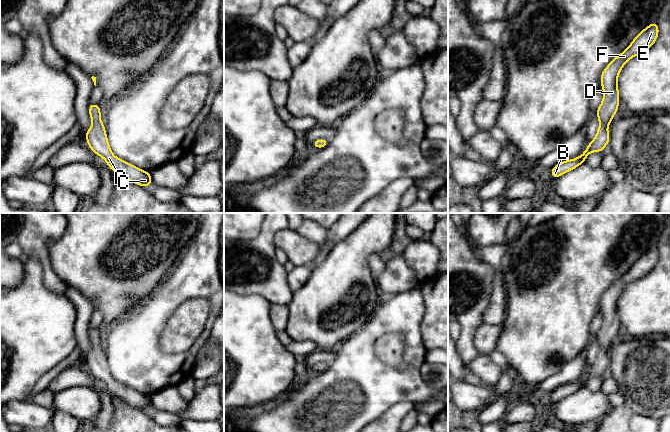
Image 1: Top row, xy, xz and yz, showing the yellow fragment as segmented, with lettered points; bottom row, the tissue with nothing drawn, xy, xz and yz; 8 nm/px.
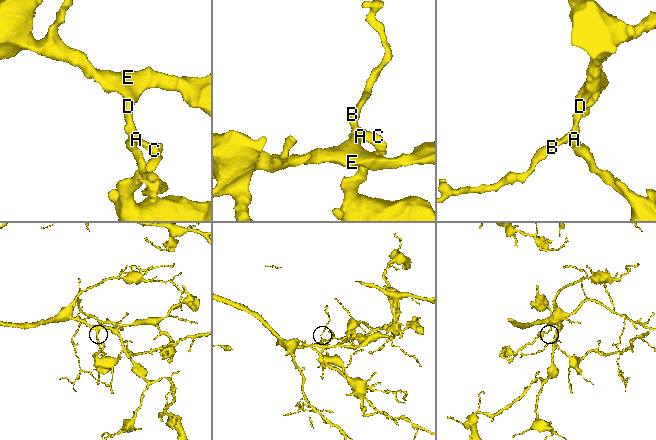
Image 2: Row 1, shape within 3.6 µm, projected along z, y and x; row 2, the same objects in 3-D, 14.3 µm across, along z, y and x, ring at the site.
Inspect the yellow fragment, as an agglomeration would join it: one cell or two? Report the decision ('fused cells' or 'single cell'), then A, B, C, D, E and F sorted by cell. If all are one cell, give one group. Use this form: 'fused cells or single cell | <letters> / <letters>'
single cell | A B C D E F

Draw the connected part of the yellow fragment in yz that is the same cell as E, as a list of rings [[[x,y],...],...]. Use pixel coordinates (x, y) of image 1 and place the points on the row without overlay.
[[[657,246],[649,248],[632,264],[631,268],[618,280],[616,280],[603,294],[600,300],[601,311],[604,319],[596,338],[599,344],[599,352],[595,362],[587,369],[585,375],[575,383],[565,384],[551,392],[550,399],[555,404],[582,387],[586,386],[587,380],[592,376],[601,376],[610,365],[610,357],[607,351],[611,348],[613,340],[618,335],[620,327],[618,314],[618,300],[631,282],[646,276],[656,266],[659,258]]]

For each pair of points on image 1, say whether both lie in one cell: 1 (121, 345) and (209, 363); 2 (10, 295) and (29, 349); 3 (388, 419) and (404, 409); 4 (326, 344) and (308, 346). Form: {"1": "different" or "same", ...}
{"1": "different", "2": "same", "3": "same", "4": "different"}

